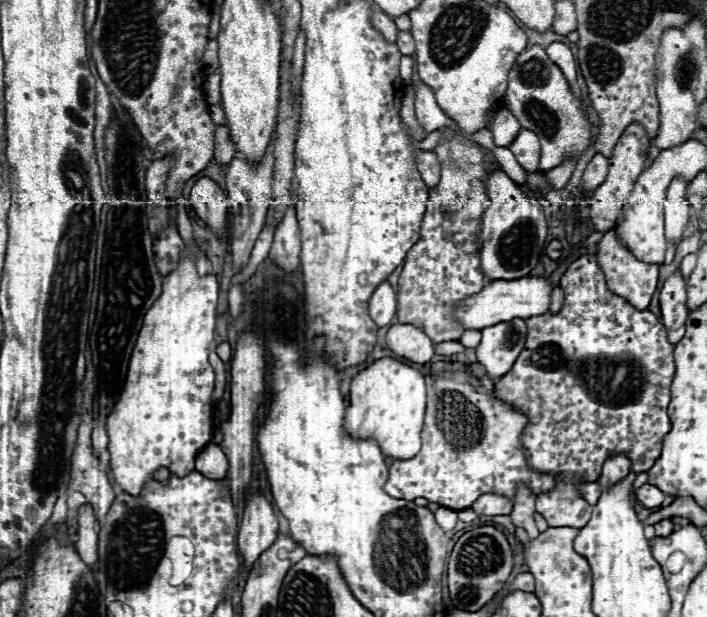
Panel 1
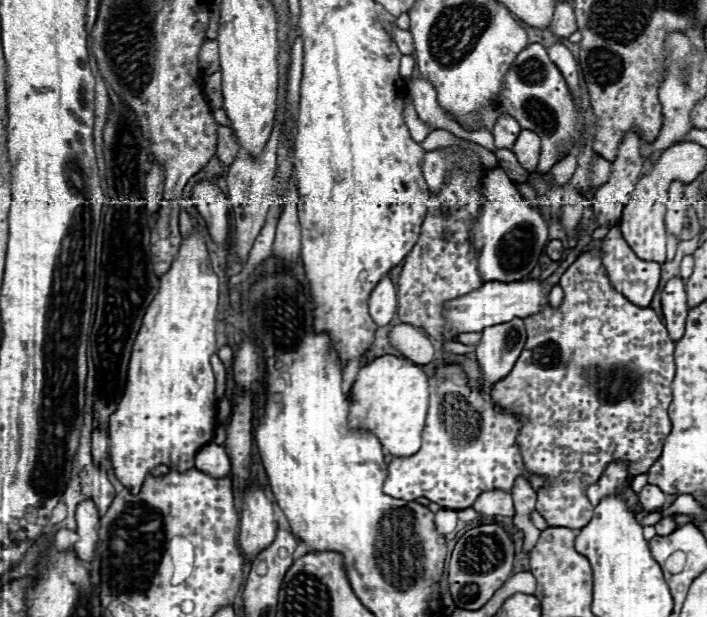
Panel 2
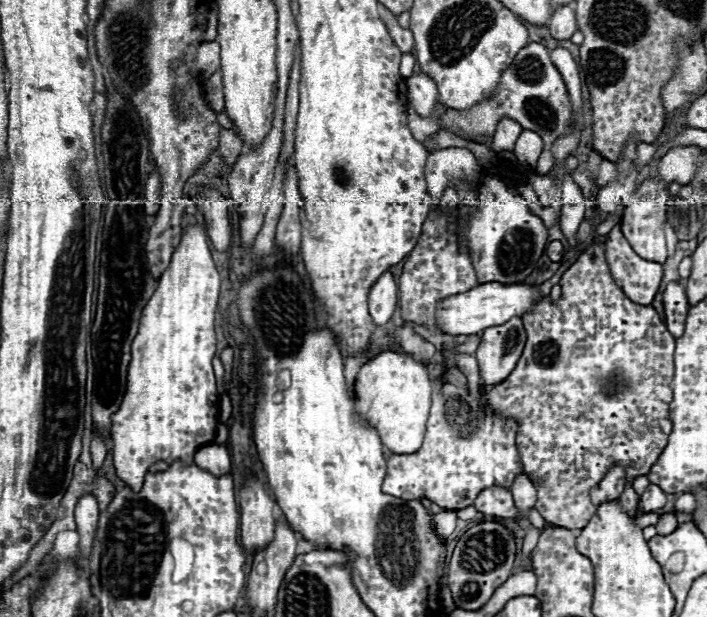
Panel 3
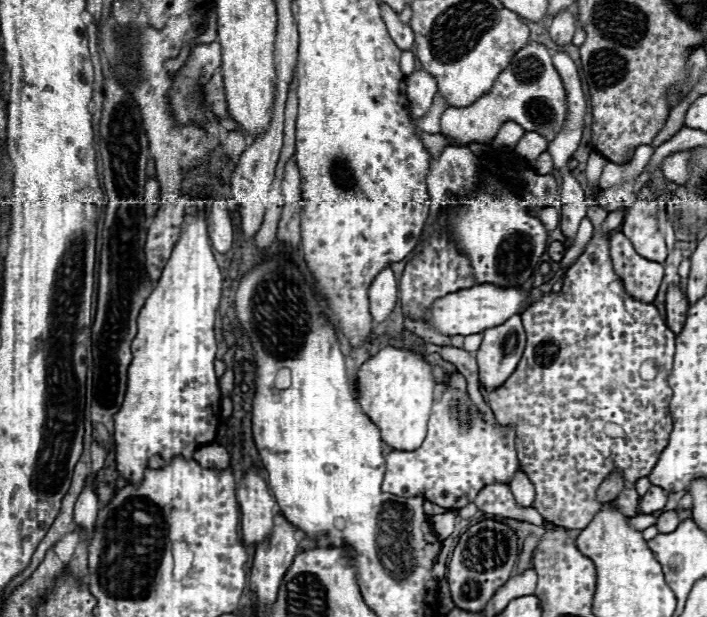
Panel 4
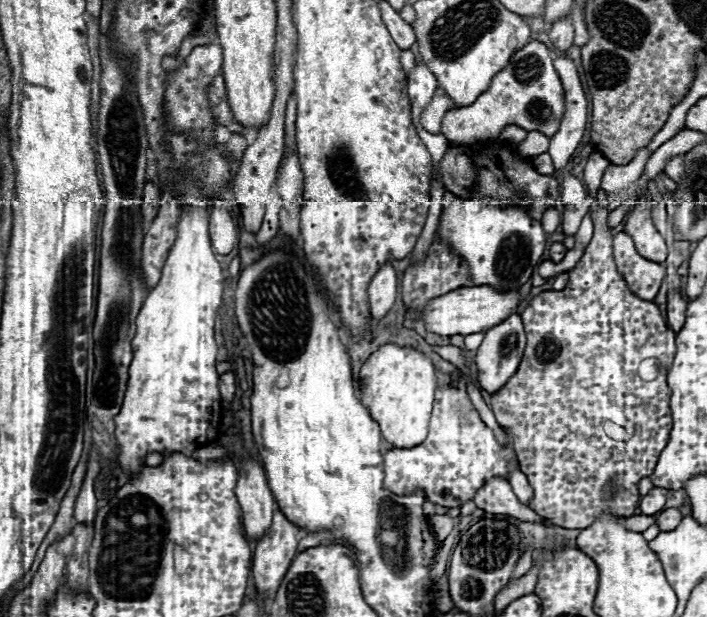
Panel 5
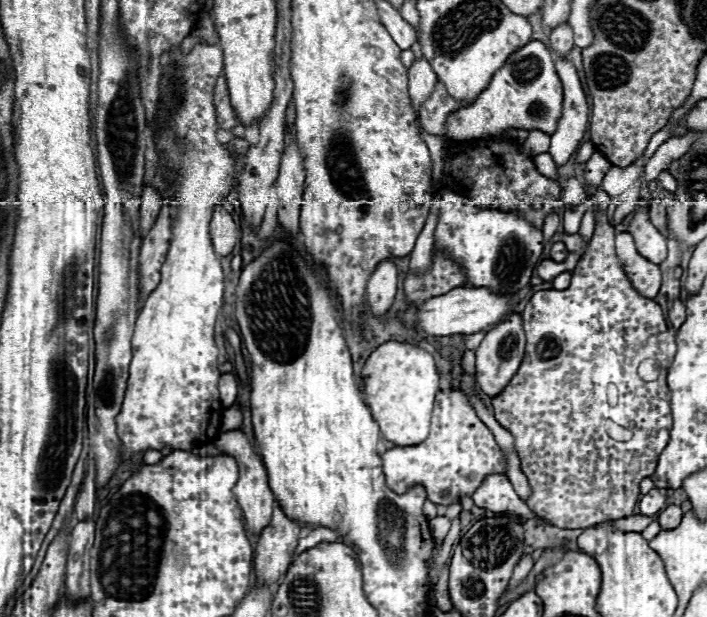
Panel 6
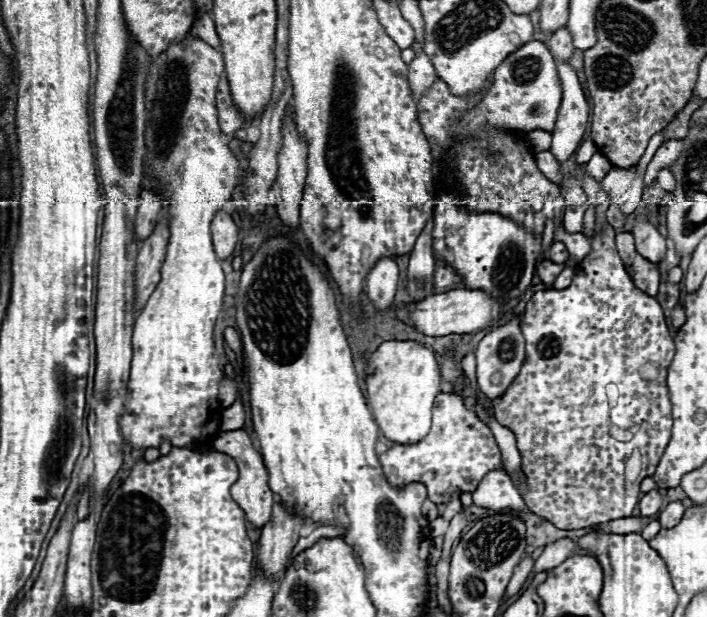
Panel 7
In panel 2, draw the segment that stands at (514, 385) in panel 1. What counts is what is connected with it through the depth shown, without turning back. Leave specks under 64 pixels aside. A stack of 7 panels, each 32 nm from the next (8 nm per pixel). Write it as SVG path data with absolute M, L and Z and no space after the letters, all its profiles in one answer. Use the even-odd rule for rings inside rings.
M594 248L594 250L588 250L584 252L560 278L560 286L564 290L564 300L558 308L552 308L550 304L546 304L538 314L530 314L524 318L524 324L526 324L526 332L528 332L528 342L516 362L516 366L512 368L512 372L496 382L490 390L490 398L492 402L502 408L504 412L508 414L514 414L522 420L522 428L520 428L520 434L518 434L518 446L520 446L520 452L522 452L522 460L524 460L524 466L528 472L534 472L536 476L542 476L548 480L548 486L540 488L538 490L538 502L536 502L536 510L544 516L544 520L550 524L550 526L560 526L560 528L584 528L592 514L594 514L594 506L590 504L588 496L586 496L586 490L588 486L596 484L600 480L600 476L604 474L606 466L610 462L616 462L616 460L624 460L630 468L632 468L632 476L636 474L646 474L650 470L650 466L660 458L662 454L662 446L664 446L664 440L666 436L670 434L672 430L672 424L670 424L670 418L668 418L668 404L672 402L672 390L670 390L670 384L672 384L672 378L674 378L674 342L672 338L668 336L668 330L666 326L660 322L658 314L652 310L652 308L640 308L636 304L632 304L630 300L626 300L612 284L610 284L610 278L606 274L606 268L602 264L602 250L600 248Z

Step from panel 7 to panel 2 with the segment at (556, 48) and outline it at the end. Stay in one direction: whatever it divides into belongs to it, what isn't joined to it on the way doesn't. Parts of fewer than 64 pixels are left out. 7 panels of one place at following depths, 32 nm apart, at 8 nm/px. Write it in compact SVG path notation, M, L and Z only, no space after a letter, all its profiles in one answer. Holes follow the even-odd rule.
M560 2L556 4L554 10L554 18L550 22L550 30L554 36L558 38L568 38L570 34L574 34L578 30L576 26L576 16L574 16L574 8L570 2Z

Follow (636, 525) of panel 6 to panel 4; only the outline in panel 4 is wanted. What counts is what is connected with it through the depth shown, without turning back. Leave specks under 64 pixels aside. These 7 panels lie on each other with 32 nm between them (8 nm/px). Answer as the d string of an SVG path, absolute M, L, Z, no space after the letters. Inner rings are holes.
M638 514L638 516L632 516L628 520L628 526L636 528L636 530L646 530L648 526L654 526L656 524L656 516L654 514Z

